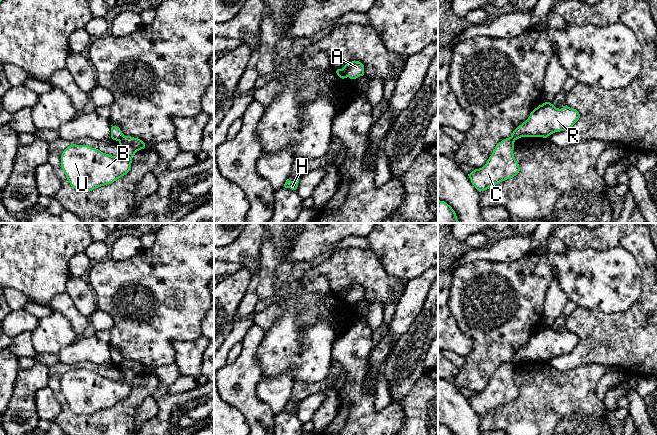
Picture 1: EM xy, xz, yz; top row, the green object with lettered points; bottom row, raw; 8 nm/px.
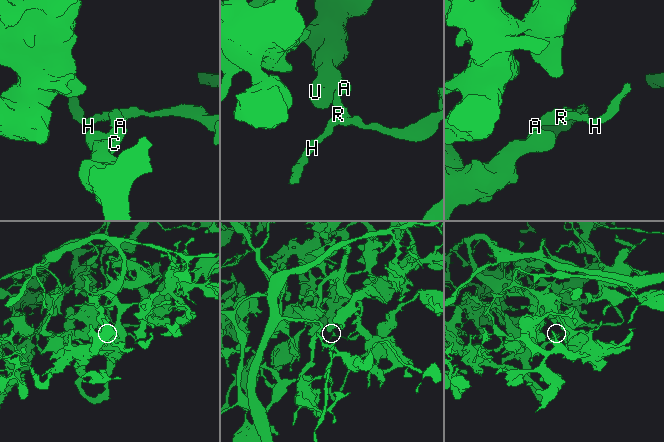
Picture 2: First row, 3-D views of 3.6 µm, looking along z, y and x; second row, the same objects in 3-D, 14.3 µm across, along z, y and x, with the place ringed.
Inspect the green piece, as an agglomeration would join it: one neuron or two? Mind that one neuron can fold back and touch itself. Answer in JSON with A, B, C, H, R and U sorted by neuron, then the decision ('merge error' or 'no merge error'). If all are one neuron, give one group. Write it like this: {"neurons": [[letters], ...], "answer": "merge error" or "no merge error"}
{"neurons": [["A", "B", "C", "U"], ["H", "R"]], "answer": "merge error"}

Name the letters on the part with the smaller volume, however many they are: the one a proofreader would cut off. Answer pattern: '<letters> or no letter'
H, R

